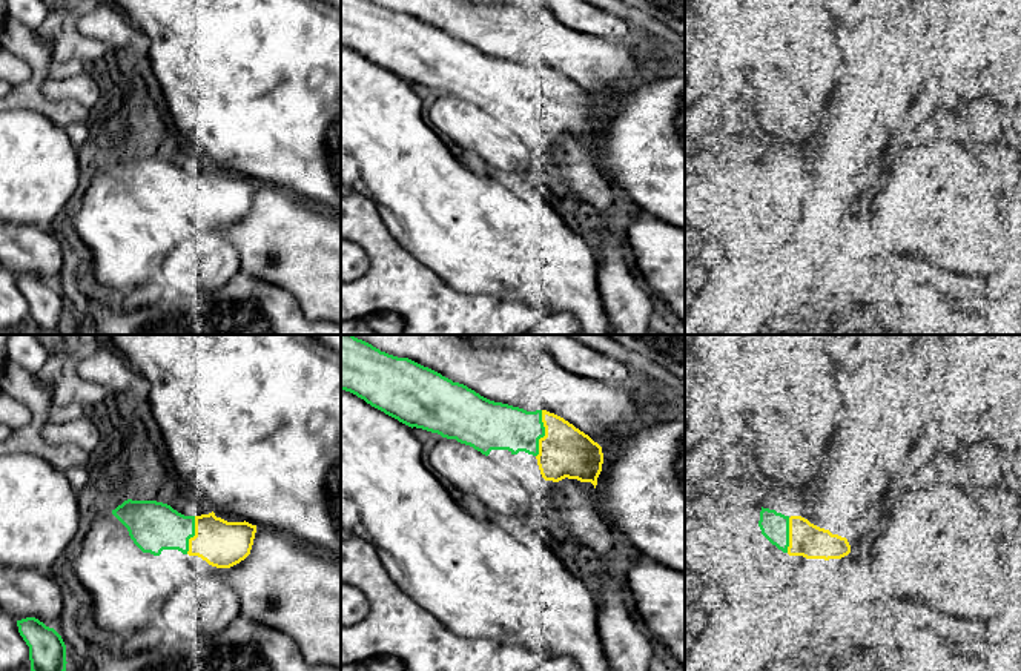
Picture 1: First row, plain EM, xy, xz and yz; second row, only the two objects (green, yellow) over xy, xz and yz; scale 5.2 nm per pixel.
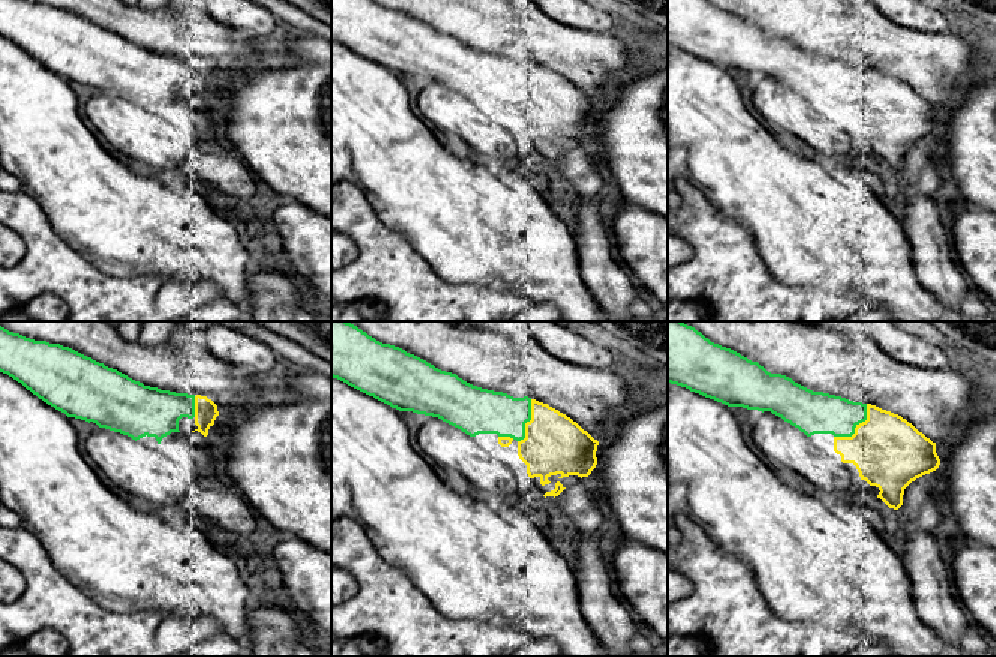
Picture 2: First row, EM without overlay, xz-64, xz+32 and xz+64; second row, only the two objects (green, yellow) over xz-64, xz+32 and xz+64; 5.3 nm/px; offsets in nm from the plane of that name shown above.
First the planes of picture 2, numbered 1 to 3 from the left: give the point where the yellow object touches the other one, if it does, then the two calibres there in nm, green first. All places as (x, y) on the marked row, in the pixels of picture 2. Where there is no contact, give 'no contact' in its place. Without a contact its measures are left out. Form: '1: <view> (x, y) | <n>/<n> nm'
1: xz-64 (194, 407) | 260/130 nm
2: xz+32 (527, 420) | 240/320 nm
3: xz+64 (855, 426) | 220/380 nm

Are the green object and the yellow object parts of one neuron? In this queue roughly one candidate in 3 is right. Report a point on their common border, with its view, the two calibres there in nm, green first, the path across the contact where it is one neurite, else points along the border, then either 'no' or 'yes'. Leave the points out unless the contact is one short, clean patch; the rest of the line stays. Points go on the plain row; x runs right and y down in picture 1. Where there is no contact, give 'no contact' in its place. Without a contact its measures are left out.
meets green in xz at (544, 89); 240 nm thick on the green side, 280 nm on the other; yes

